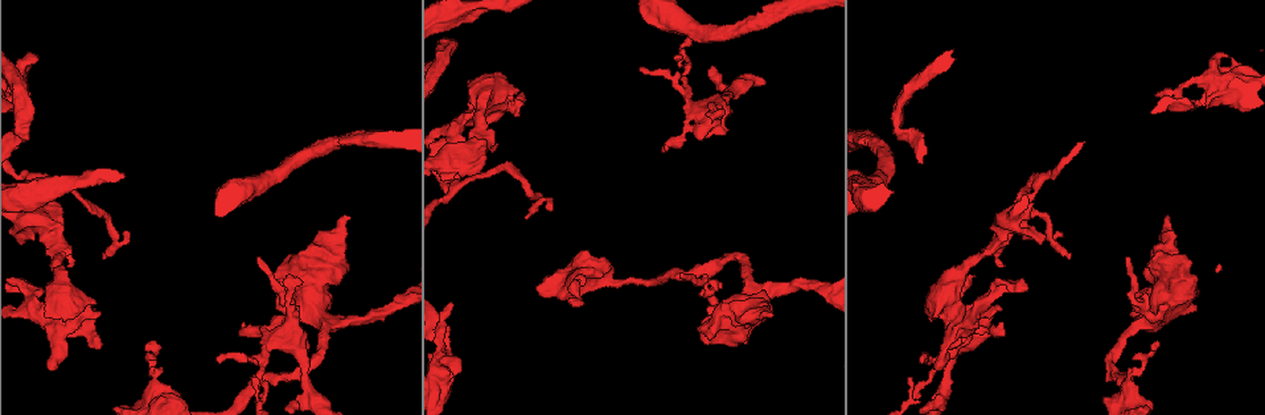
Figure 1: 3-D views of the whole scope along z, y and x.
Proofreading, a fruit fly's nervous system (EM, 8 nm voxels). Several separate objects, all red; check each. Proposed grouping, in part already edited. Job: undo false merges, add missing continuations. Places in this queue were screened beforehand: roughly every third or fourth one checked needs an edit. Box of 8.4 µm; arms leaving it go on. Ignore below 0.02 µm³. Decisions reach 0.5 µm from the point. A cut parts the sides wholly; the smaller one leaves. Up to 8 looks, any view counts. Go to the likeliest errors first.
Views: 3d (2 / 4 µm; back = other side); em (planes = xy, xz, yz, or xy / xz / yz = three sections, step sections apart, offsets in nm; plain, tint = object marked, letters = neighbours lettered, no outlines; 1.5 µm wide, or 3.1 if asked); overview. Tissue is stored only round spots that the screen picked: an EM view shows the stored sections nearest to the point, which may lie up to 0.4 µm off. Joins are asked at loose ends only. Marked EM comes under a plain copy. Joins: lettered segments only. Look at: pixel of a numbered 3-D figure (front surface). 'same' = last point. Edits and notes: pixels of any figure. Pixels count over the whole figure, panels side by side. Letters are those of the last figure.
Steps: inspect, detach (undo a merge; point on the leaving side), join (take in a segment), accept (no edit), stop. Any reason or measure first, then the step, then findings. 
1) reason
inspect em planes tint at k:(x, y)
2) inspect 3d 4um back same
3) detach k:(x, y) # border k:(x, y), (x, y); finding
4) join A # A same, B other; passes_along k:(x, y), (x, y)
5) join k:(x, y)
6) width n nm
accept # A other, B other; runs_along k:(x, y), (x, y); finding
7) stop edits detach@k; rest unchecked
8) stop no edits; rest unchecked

an open end
inspect 3d 2um at 1:(1225, 53)

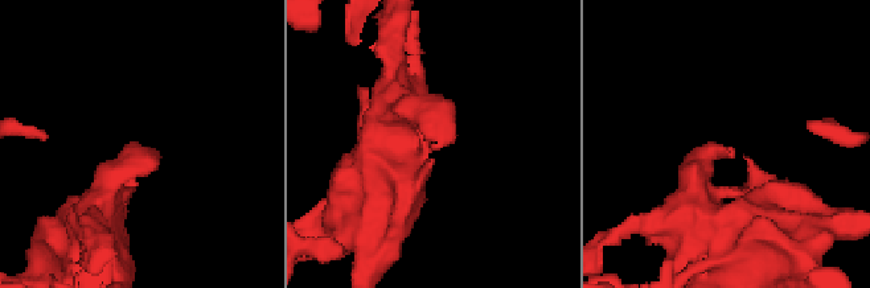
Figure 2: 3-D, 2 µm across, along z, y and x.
now the EM
inspect em yz step 4 letters at 2:(450, 141)

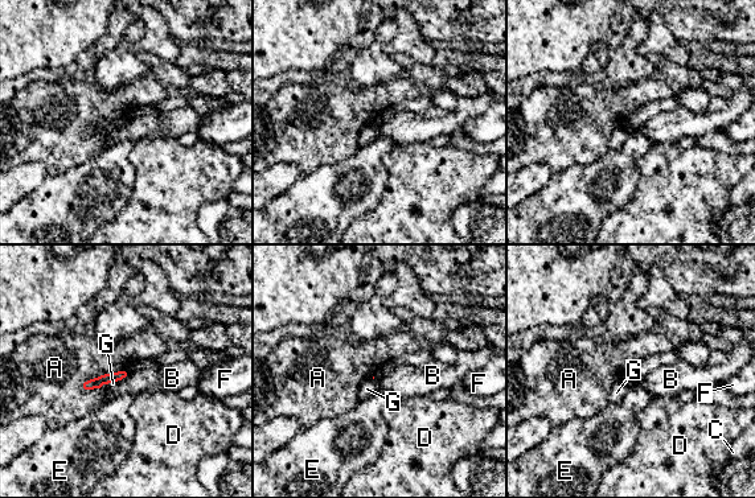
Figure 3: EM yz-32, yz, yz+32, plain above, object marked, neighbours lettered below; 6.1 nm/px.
another direction
inspect em planes letters same

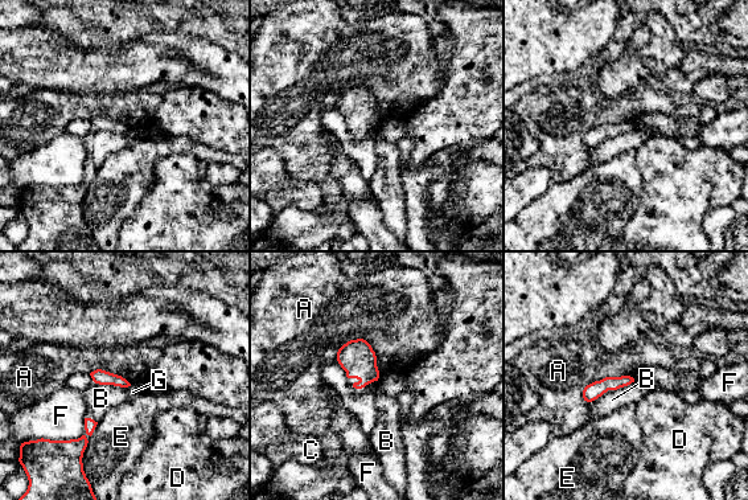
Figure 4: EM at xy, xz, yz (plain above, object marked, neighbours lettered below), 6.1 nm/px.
accept # A other, B other, C other, D other, E other, F other, G other; runs_along 4:(628, 380), (608, 382), (586, 394); none of them fits

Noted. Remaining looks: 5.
free end
inspect em planes letters at 1:(521, 95)

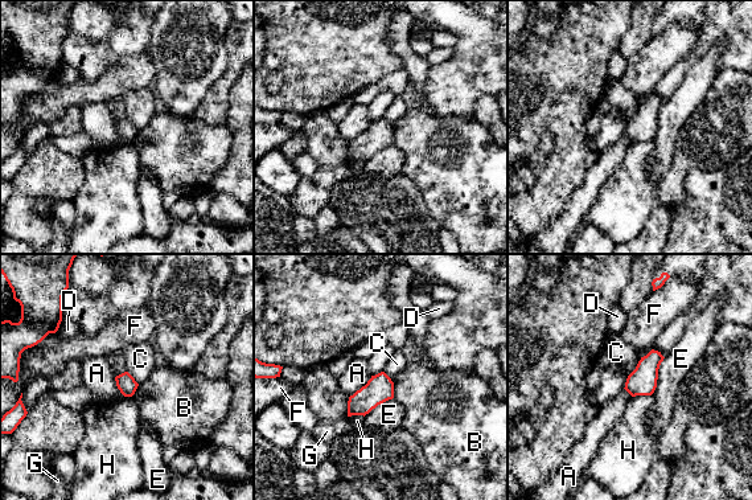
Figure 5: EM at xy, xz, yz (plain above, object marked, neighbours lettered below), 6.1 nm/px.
accept # A other, B other, C other, D other, E other, F other, G other, H other; border 5:(664, 356), (650, 349), (629, 374); none of them fits

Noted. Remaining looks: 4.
thin end
inspect 3d 2um at 1:(638, 70)

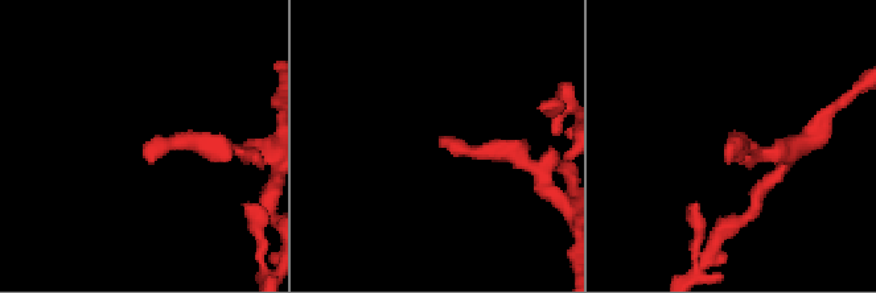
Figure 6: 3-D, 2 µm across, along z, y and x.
inspect em planes tint at 6:(730, 142)

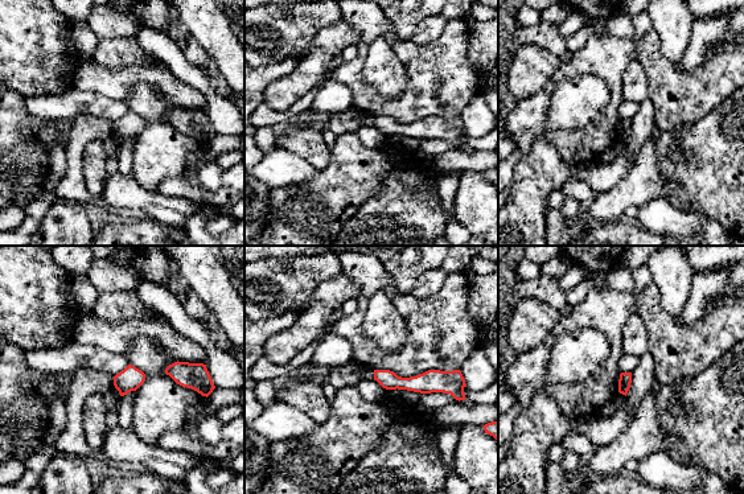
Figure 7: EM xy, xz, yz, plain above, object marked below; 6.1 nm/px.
inspect em planes letters same

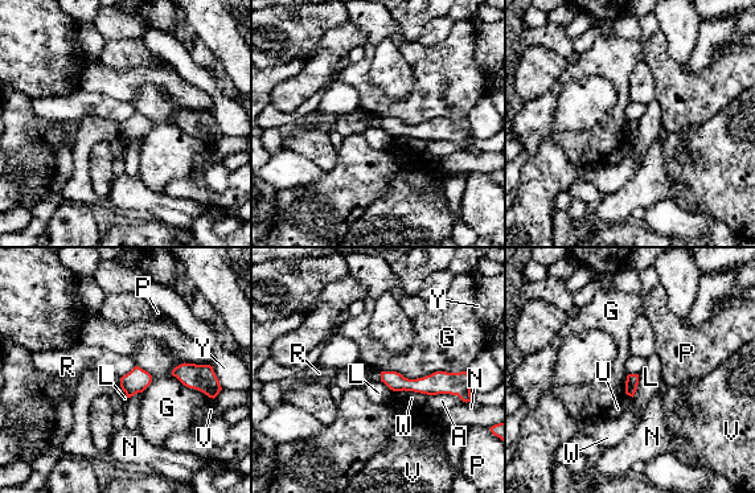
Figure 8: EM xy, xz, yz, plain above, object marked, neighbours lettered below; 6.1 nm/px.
accept # A other, G other, L other, N other, P other, R other, U other, V other, W other, Y other; border 8:(381, 370), (409, 378), (466, 372); no lettered segment goes on from it

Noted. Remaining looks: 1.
stop no edits; rest unchecked

